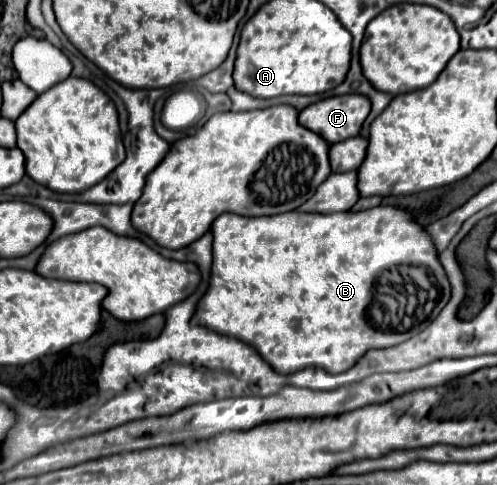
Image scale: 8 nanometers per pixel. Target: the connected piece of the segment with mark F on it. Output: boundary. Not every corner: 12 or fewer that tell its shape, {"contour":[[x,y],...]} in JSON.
{"contour":[[359,93],[305,107],[299,123],[329,143],[355,137],[371,111]]}

